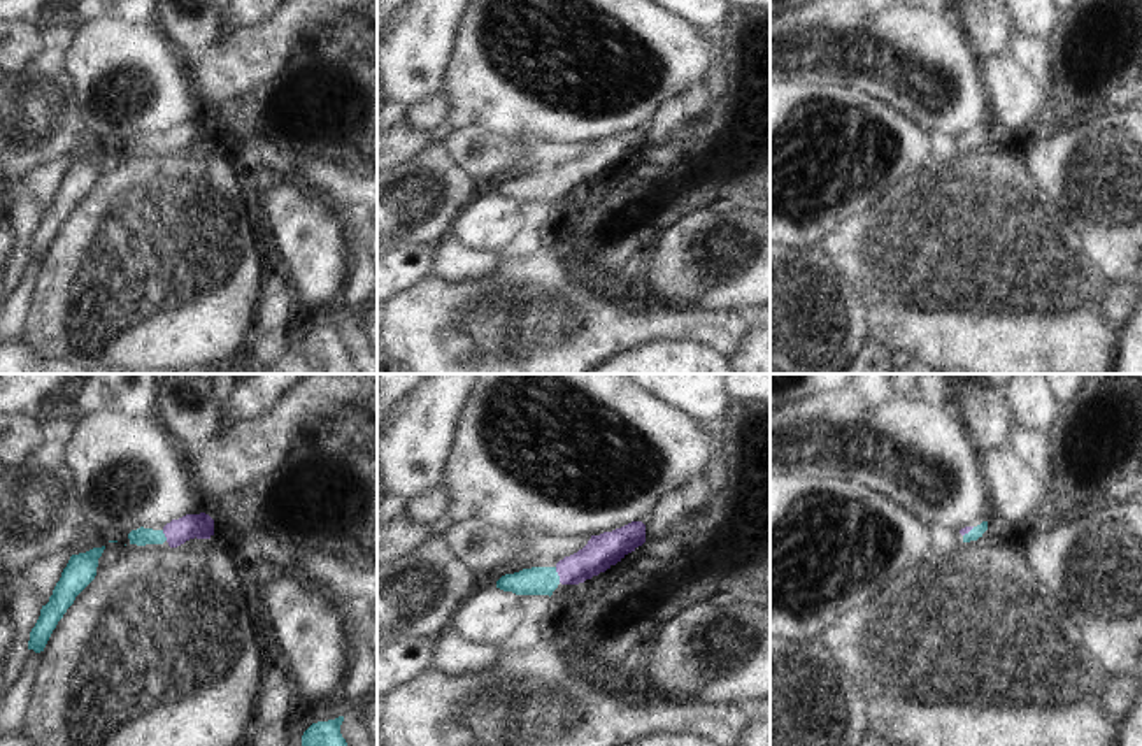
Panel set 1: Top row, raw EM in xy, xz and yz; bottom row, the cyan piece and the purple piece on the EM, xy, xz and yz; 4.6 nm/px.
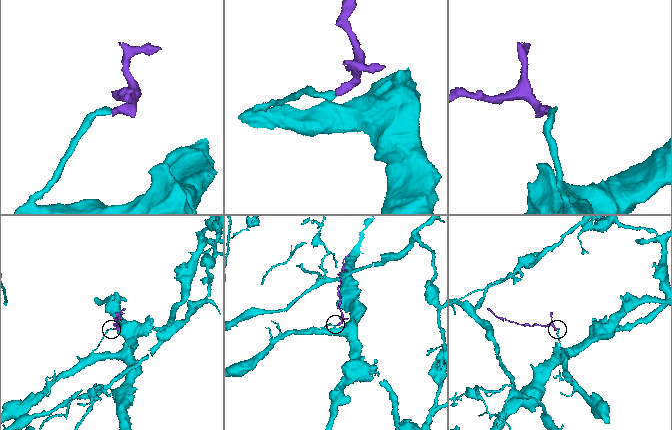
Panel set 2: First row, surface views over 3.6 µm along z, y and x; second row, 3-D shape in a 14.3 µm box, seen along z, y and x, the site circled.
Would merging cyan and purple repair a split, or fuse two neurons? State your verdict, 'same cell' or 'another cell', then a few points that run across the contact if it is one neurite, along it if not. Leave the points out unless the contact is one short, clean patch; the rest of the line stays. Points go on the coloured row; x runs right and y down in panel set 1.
same cell; line xz (537, 580), (556, 574), (583, 566), (604, 550)

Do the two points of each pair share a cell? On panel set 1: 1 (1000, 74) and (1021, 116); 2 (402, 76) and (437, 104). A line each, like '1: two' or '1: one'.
1: one
2: two

